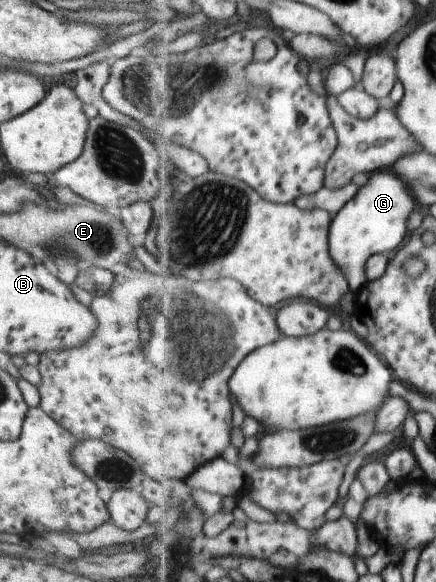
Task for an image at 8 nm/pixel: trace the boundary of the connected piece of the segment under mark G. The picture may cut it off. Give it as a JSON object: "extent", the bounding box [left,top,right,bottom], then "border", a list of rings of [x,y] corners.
{"extent":[331,170,416,293],"border":[[[382,170],[370,175],[361,194],[350,202],[332,224],[331,256],[351,283],[351,290],[360,293],[368,284],[367,266],[376,254],[393,255],[406,240],[408,218],[416,207],[416,200],[407,183],[392,170]]]}

